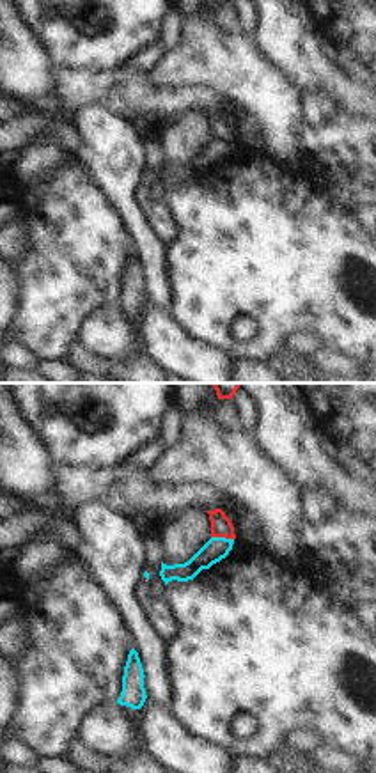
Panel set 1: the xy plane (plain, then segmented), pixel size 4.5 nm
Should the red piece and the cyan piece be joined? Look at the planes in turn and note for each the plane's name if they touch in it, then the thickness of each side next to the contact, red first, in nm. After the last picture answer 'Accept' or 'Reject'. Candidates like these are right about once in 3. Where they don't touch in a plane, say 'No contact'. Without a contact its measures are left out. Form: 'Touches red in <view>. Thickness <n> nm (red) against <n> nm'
Touches red in xy. Thickness 100 nm (red) against 110 nm

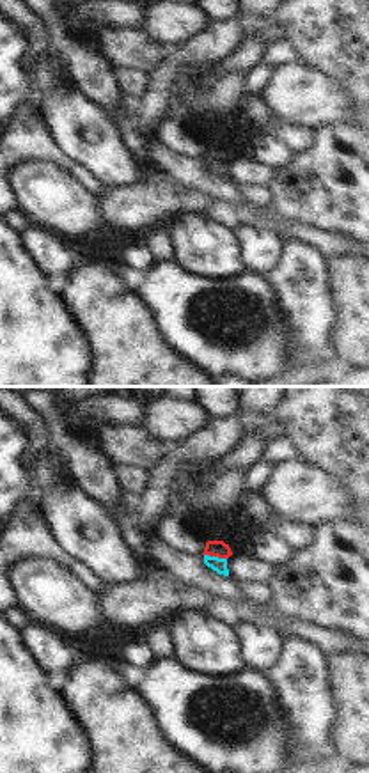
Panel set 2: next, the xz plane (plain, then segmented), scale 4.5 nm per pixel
Touches red in xz. Thickness 80 nm (red) against 70 nm

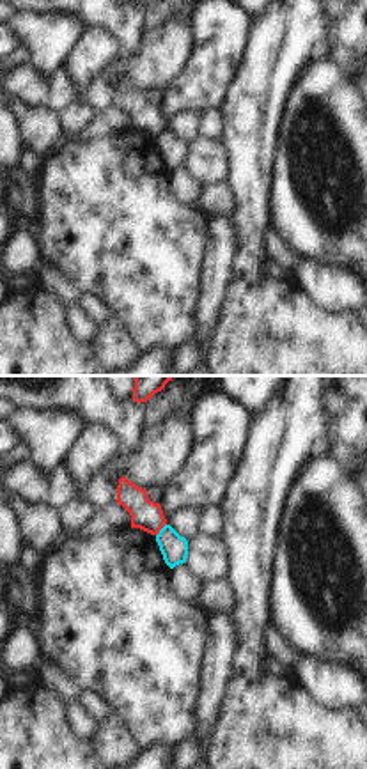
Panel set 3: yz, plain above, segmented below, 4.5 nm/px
Touches red in yz. Thickness 140 nm (red) against 130 nm

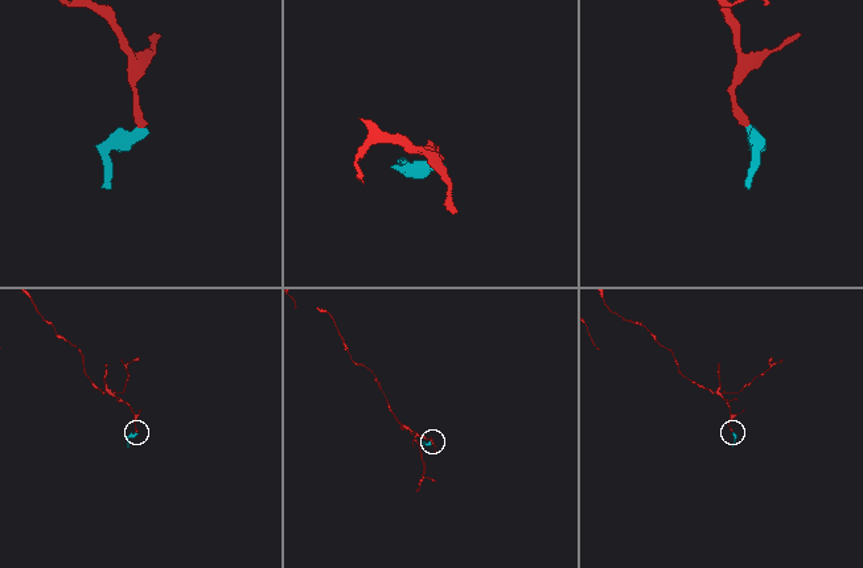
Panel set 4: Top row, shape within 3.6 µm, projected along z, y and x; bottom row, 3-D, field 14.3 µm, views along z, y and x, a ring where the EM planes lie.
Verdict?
Reject

